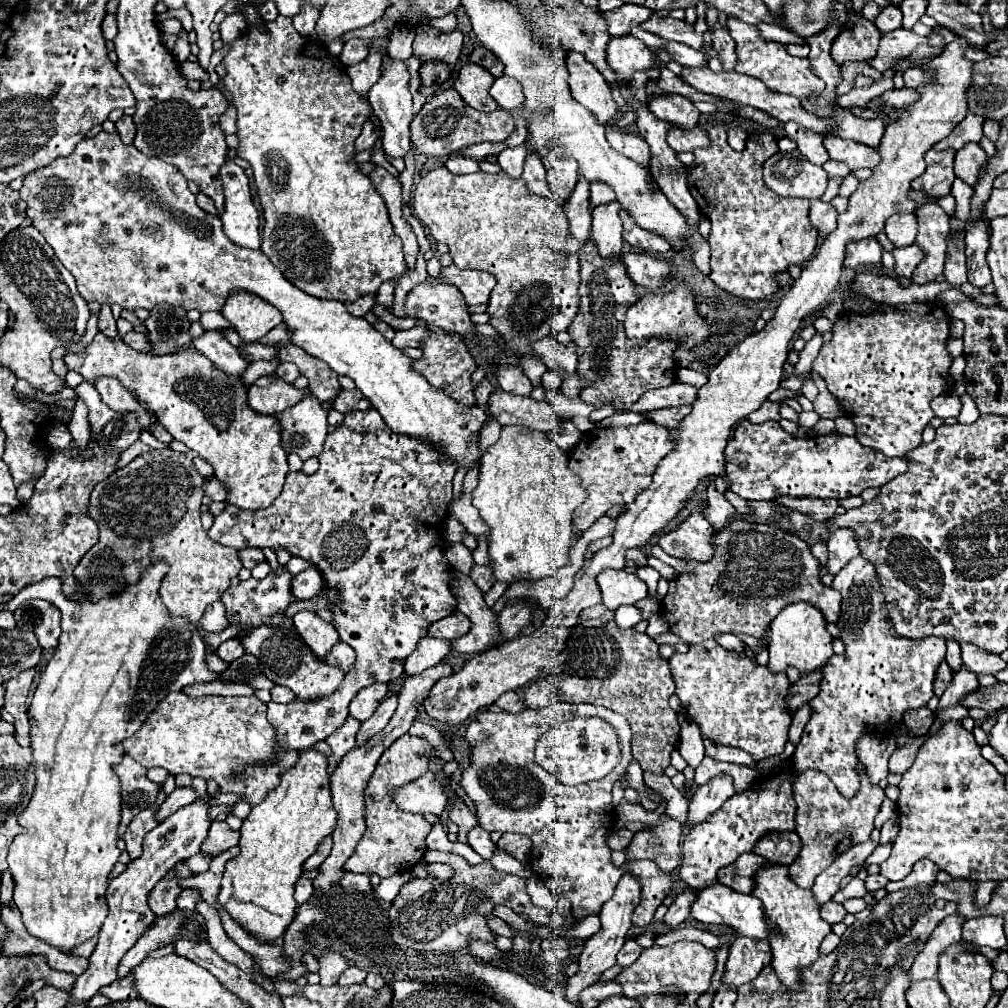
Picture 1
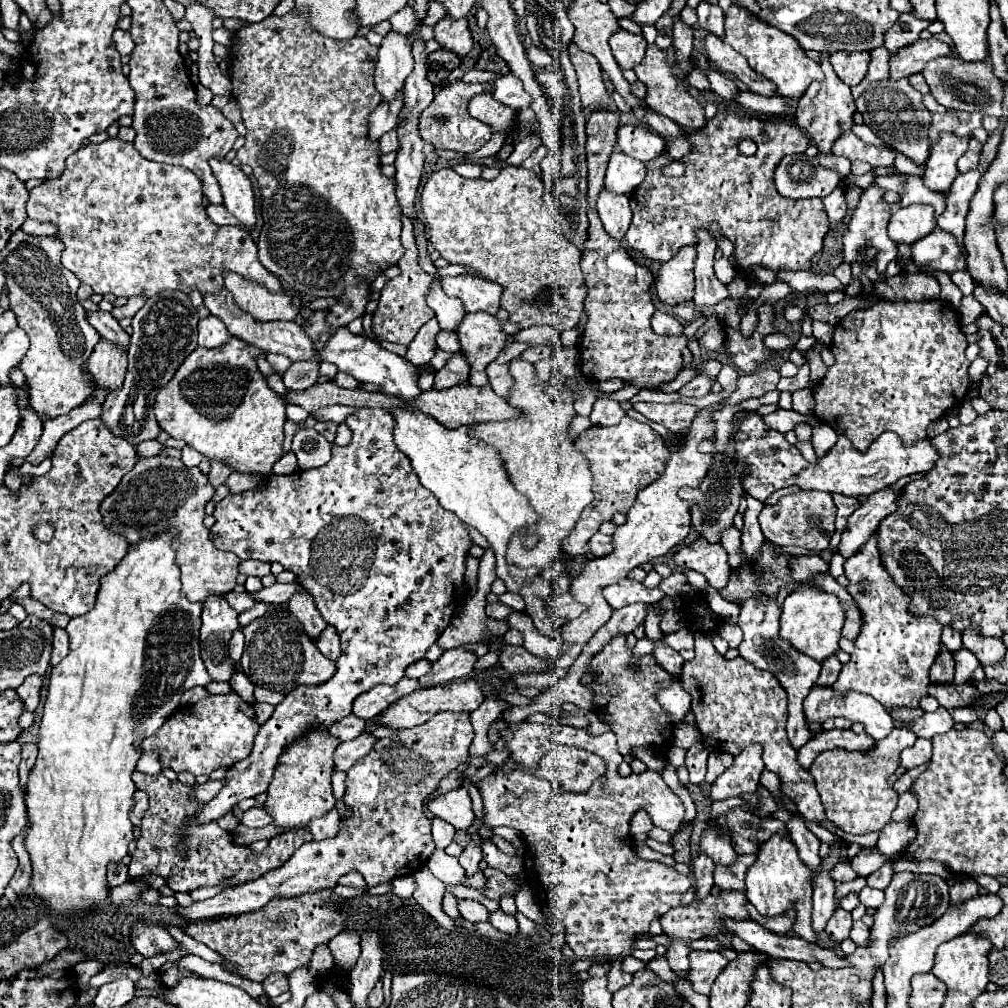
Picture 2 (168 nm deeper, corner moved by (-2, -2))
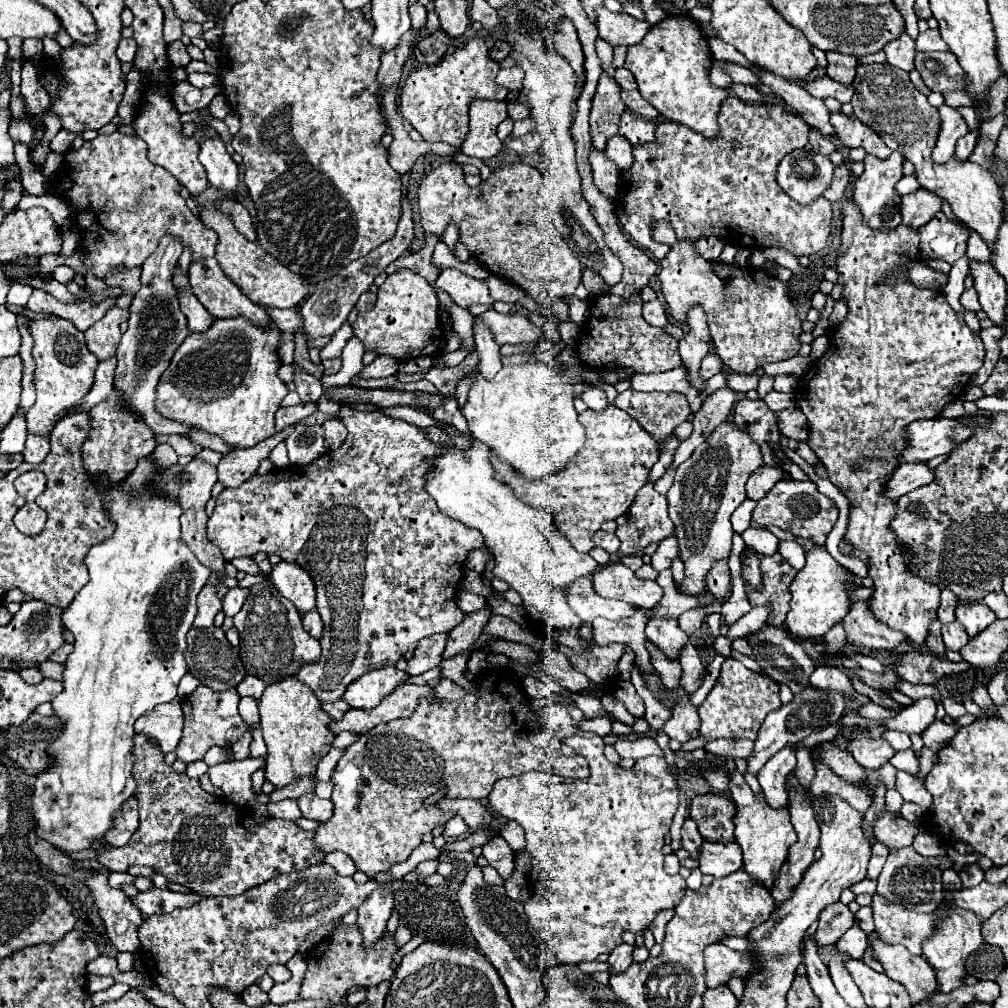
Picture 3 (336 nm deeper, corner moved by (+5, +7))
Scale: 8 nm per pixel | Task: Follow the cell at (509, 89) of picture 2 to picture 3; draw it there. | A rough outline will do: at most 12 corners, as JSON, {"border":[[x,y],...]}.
{"border":[[512,66],[498,72],[496,84],[520,90],[522,68]]}

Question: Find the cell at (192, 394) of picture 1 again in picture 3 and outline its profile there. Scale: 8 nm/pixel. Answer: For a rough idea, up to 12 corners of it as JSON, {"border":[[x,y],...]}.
{"border":[[280,330],[188,334],[156,386],[168,420],[250,448],[288,394]]}

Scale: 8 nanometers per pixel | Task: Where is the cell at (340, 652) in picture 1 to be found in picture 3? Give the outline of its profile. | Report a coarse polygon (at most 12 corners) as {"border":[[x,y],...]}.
{"border":[[316,610],[302,616],[302,624],[312,638],[322,638],[324,624]]}

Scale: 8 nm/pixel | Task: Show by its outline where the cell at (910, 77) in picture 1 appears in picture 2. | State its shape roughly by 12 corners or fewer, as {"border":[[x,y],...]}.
{"border":[[987,61],[925,63],[947,109],[1003,115],[1003,83]]}

